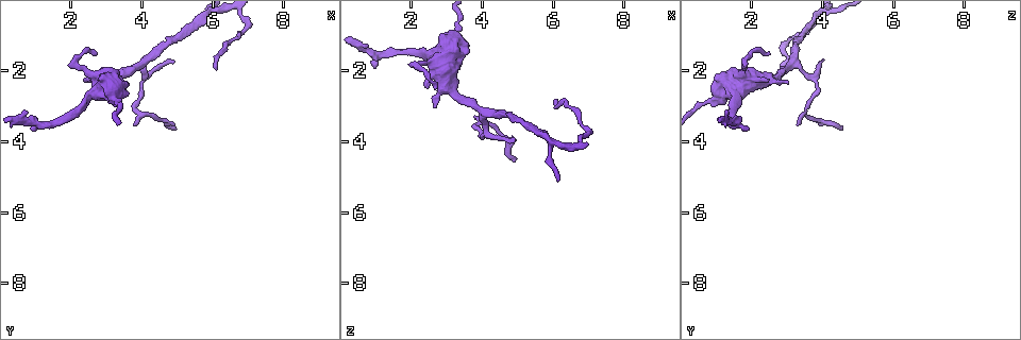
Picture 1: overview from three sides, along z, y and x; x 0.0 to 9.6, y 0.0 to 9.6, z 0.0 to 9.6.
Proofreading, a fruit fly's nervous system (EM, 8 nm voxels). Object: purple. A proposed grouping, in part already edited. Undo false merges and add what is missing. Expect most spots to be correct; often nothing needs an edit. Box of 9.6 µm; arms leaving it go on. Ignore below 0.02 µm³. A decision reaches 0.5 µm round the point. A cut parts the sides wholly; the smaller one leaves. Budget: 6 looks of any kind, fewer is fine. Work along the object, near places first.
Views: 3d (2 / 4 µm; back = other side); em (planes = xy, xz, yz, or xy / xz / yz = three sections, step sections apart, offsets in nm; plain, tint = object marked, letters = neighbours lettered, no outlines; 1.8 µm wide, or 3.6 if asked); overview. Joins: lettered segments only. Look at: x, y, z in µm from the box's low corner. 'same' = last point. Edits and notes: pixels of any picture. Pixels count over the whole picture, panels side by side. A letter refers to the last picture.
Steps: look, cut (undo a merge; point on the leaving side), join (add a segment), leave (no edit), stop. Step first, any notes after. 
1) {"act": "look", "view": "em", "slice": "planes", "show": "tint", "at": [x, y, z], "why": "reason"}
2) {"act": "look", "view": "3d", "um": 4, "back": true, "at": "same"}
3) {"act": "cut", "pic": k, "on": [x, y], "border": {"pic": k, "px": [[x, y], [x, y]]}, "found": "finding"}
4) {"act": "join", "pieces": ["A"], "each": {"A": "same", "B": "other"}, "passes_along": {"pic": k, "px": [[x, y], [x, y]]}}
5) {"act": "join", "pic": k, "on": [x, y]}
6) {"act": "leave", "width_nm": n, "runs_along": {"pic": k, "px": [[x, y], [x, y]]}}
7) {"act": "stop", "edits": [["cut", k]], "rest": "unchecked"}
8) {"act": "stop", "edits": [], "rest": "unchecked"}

{"act": "look", "view": "3d", "um": 2, "at": [2.45, 2.20, 2.45], "why": "branch stops here"}

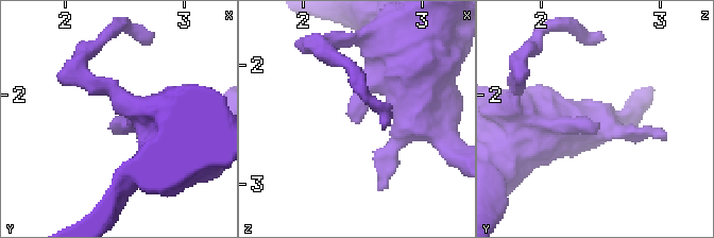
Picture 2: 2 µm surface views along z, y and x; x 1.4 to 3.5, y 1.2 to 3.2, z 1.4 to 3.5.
{"act": "look", "view": "em", "slice": "planes", "show": "letters", "at": [2.42, 2.24, 2.48], "why": "need the tissue"}

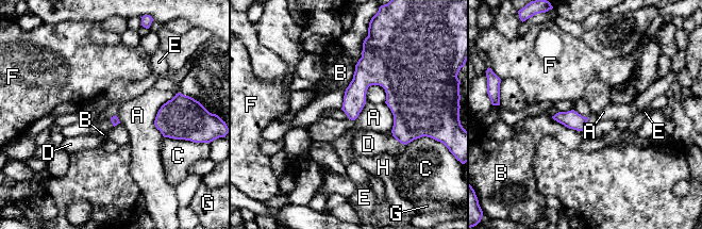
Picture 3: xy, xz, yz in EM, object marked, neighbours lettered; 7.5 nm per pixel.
{"act": "leave", "each": {"A": "other", "B": "other", "C": "other", "D": "other", "E": "other", "F": "other", "G": "other", "H": "other"}, "runs_along": {"pic": 3, "px": [[364, 56], [413, 113]]}, "found": "none of them fits"}

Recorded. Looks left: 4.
{"act": "look", "view": "3d", "um": 4, "at": [4.00, 1.75, 3.10], "why": "three arms meet"}

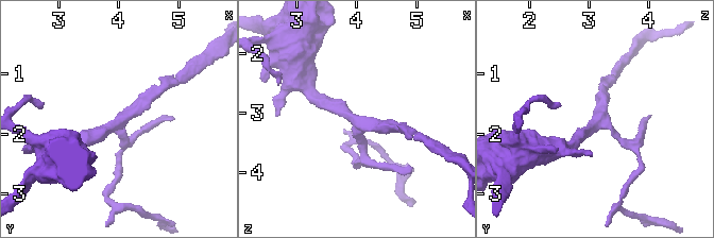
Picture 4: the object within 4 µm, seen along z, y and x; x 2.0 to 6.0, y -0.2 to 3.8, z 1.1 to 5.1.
{"act": "look", "view": "em", "slice": "planes", "show": "letters", "at": [4.00, 1.75, 3.10]}

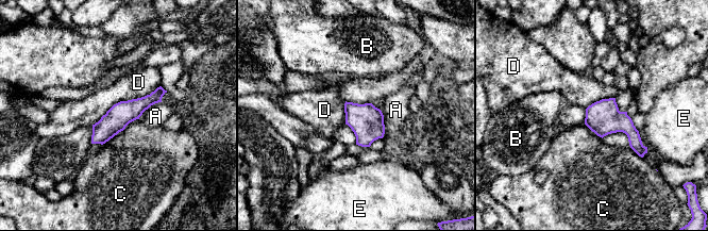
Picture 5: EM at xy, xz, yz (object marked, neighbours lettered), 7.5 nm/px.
{"act": "leave", "longest_contact_nm": ["D", 600], "each": {"A": "other", "B": "other", "C": "other", "D": "other", "E": "other"}, "runs_along": {"pic": 5, "px": [[162, 92], [123, 112], [94, 141]]}, "found": "one neuron here"}

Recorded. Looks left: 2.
{"act": "look", "view": "em", "um": 3.6, "slice": "yz", "step": 16, "show": "tint", "at": [6.20, 1.85, 2.85], "why": "long arm stops here"}

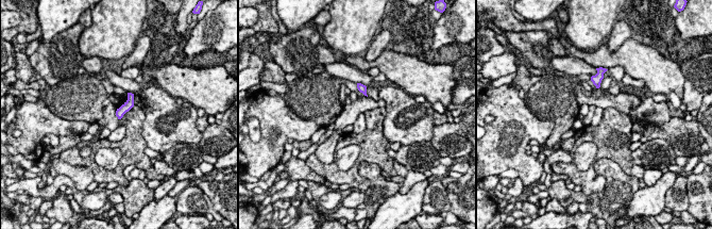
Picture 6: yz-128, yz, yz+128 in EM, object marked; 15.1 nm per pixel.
{"act": "look", "view": "em", "um": 3.6, "slice": "planes", "show": "letters", "at": "same", "why": "another direction"}

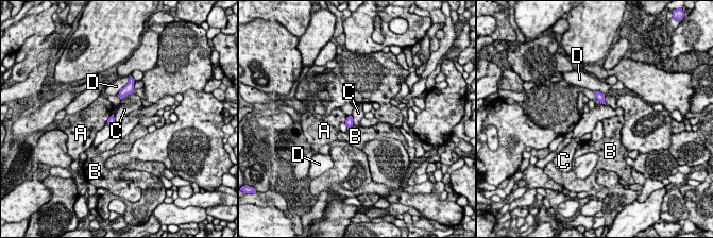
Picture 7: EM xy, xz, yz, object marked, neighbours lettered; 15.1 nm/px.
{"act": "leave", "width_nm": 120, "each": {"A": "other", "B": "other", "C": "other", "D": "other"}, "border": {"pic": 7, "px": [[113, 114], [115, 125]]}, "found": "no lettered segment goes on from it"}

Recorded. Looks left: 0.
{"act": "stop", "edits": [], "rest": "unchecked"}

